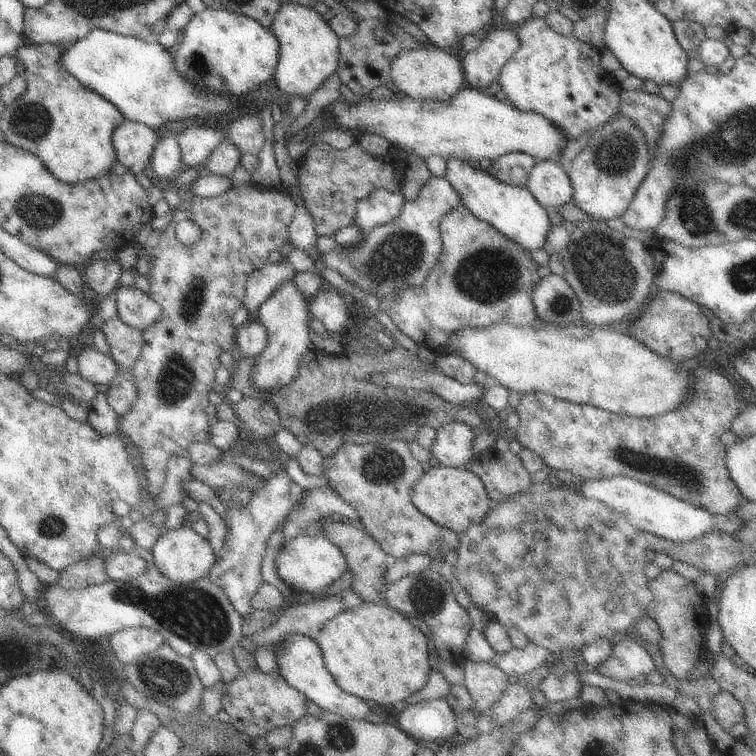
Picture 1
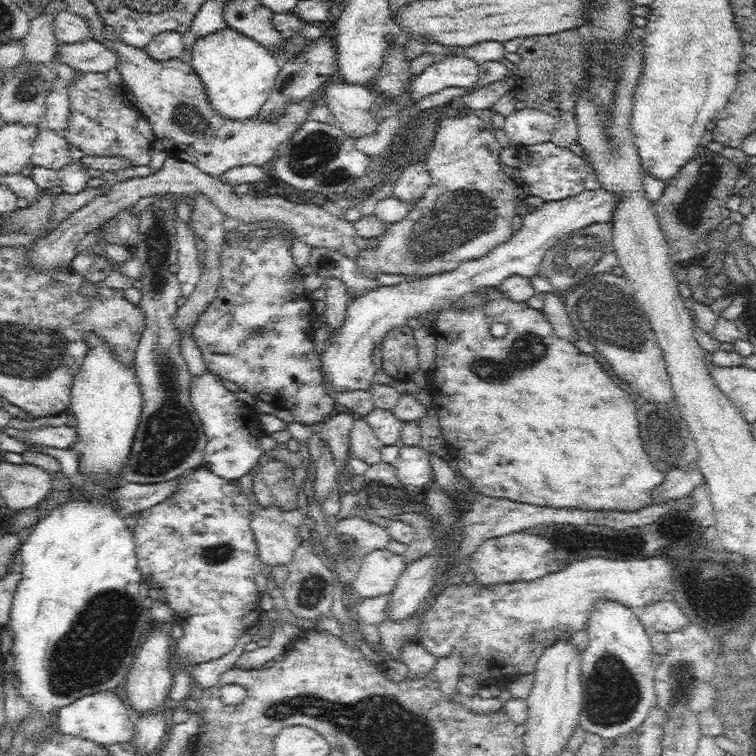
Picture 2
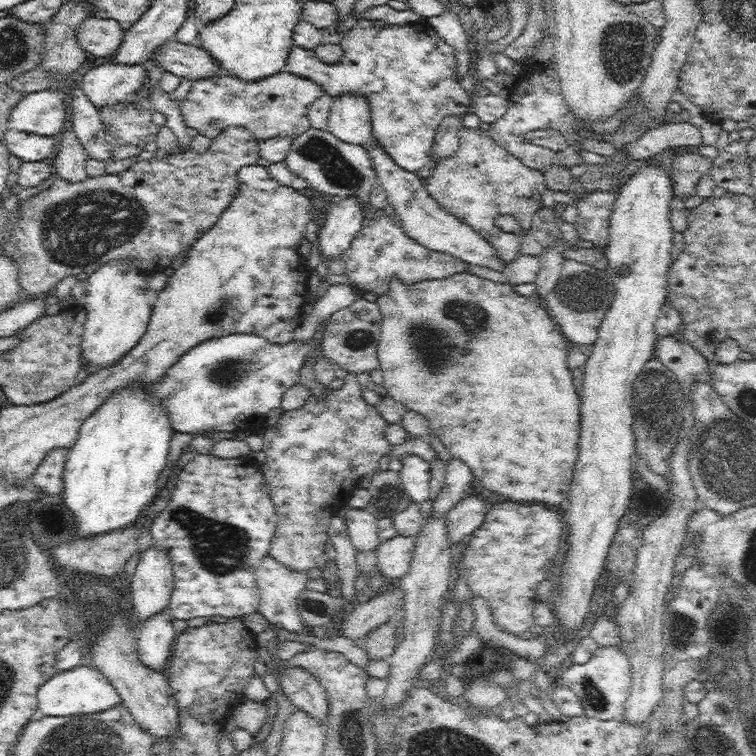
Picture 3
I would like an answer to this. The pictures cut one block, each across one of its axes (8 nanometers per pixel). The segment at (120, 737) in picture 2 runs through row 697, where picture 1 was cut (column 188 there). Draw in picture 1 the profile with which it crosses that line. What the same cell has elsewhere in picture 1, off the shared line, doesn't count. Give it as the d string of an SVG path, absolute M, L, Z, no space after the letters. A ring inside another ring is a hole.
M96 28L85 38L66 48L60 61L64 71L74 76L84 87L96 92L102 99L108 100L113 106L116 106L124 118L142 122L149 128L160 128L172 120L198 118L198 116L208 118L210 114L220 116L234 112L239 106L236 97L204 93L201 89L184 81L175 70L173 52L166 51L155 39L138 39Z

